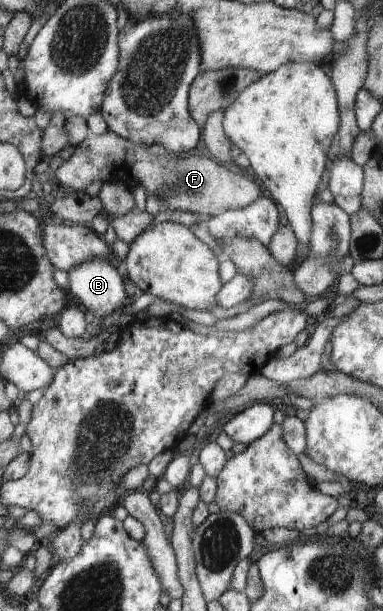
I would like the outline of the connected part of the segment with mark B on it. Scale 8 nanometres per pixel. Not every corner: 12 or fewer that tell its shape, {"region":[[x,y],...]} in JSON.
{"region":[[92,259],[68,274],[69,290],[95,317],[124,306],[124,280]]}

